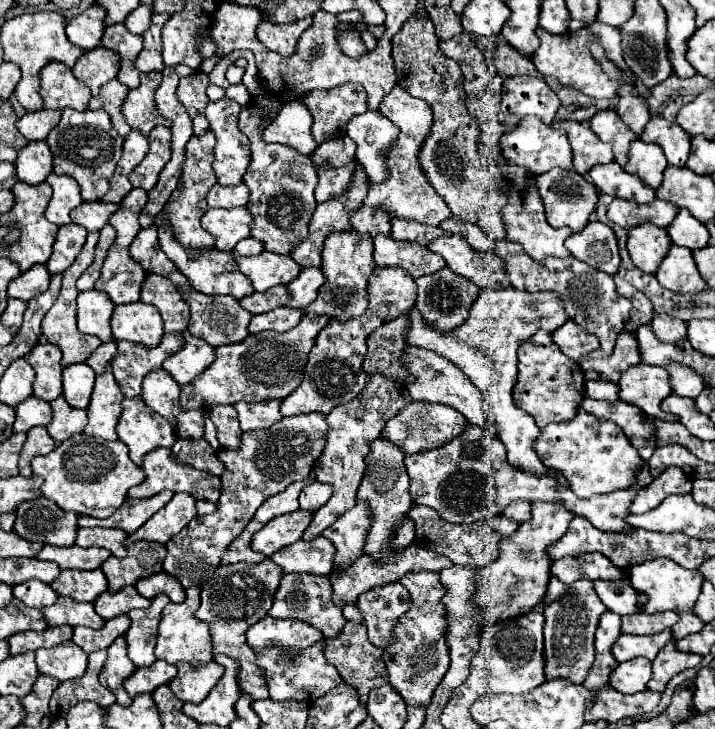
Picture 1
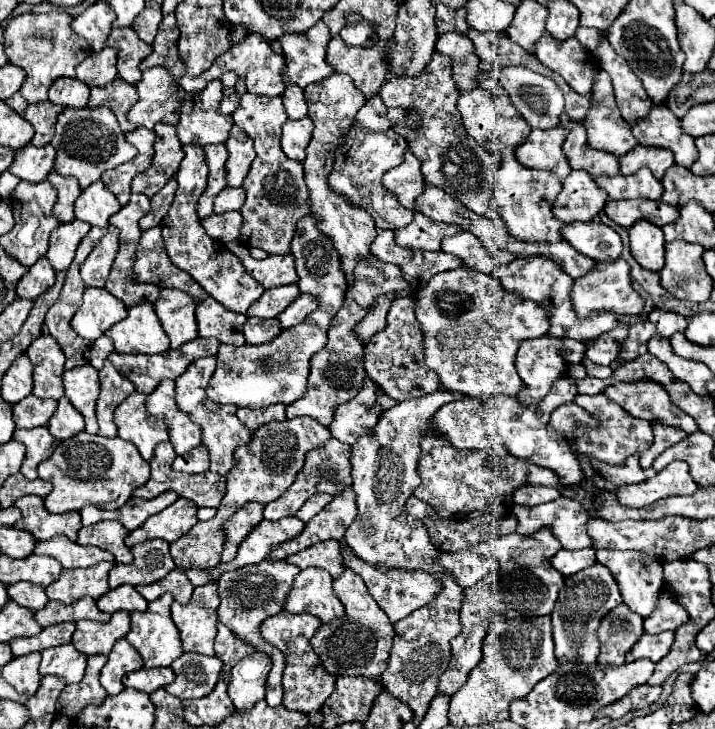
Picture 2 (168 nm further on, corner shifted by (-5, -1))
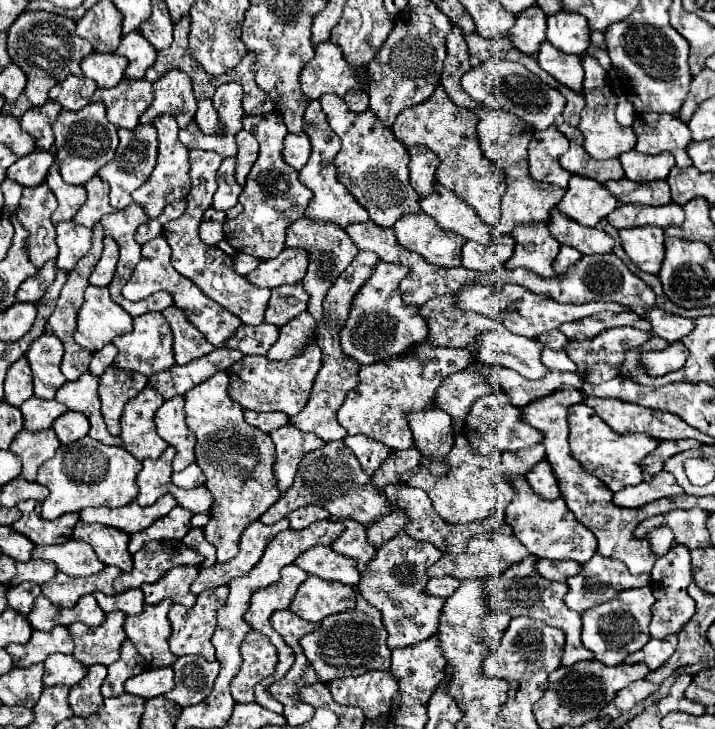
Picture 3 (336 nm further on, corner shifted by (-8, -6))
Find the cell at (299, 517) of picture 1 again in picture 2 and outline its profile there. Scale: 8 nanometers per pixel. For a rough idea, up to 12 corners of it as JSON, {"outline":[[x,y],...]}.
{"outline":[[297,517],[263,519],[243,539],[237,557],[207,569],[225,571],[261,563],[275,543],[303,531]]}

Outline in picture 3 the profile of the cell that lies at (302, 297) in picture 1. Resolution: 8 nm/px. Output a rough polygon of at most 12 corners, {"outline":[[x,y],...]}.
{"outline":[[308,312],[280,328],[266,356],[288,360],[310,340],[316,322]]}

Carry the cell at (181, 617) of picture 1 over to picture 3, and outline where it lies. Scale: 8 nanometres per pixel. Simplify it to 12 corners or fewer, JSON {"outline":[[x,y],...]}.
{"outline":[[228,586],[174,604],[170,650],[214,660],[216,612]]}

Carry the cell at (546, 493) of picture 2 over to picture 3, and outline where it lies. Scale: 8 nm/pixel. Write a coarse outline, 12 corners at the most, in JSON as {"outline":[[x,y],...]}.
{"outline":[[546,460],[526,480],[544,500],[560,496],[558,480]]}

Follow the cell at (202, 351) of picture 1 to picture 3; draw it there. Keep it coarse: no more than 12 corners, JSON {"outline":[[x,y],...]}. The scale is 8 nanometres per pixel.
{"outline":[[228,374],[186,392],[214,496],[218,562],[280,498],[272,438],[230,402]]}

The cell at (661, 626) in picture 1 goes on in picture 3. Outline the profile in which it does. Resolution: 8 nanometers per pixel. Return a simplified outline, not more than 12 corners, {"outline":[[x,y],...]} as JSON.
{"outline":[[674,544],[652,570],[652,638],[694,616],[690,550]]}

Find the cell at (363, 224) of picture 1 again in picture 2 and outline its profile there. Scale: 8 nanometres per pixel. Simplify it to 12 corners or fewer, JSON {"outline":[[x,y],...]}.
{"outline":[[349,127],[329,185],[365,207],[379,229],[411,223],[381,183],[403,163],[393,129]]}

